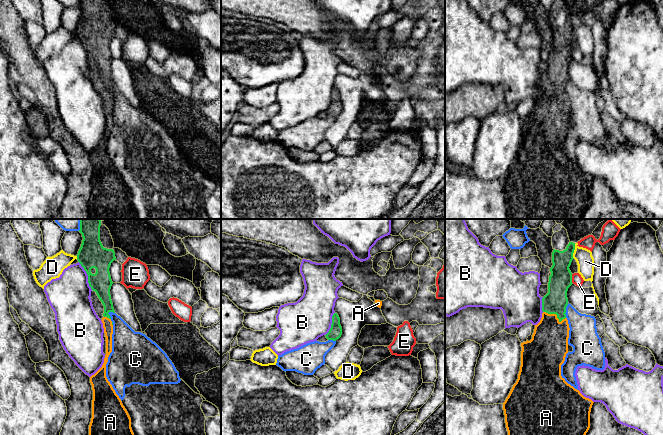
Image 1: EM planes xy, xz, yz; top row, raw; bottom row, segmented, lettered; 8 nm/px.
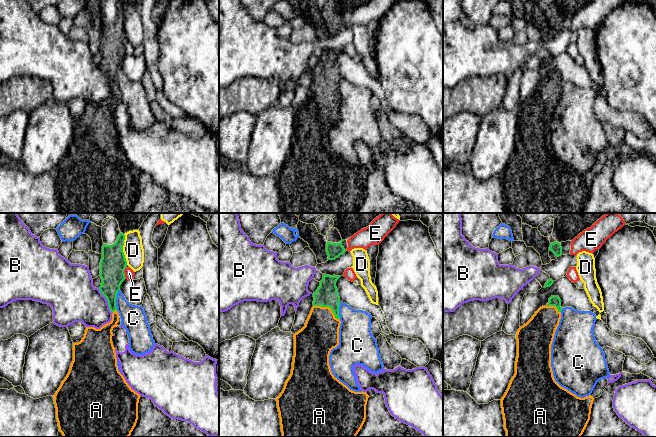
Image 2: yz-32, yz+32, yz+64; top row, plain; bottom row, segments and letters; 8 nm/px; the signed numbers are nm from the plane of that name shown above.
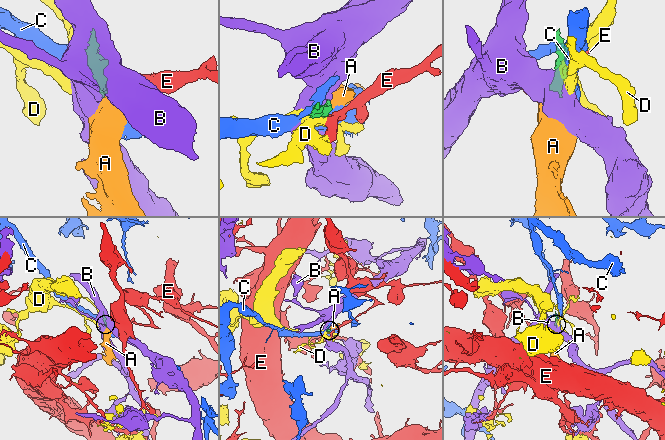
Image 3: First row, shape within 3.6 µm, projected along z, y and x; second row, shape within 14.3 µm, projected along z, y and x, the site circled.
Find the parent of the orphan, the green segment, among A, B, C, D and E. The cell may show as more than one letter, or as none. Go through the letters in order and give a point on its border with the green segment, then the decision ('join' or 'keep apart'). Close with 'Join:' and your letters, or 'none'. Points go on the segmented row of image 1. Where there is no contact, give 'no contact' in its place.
A: yz (555, 313) | join
B: xy (87, 274) | keep apart
C: yz (565, 310) | keep apart
D: yz (573, 251) | keep apart
E: yz (571, 279) | keep apart
Join: A

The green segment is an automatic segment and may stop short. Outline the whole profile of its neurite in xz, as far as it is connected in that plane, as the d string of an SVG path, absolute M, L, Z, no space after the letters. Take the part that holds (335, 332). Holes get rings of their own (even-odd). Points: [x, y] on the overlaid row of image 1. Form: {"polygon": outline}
{"polygon": "M337 313L332 316L332 324L329 332L325 335L328 340L336 341L342 335L342 327L340 325L340 318Z"}

